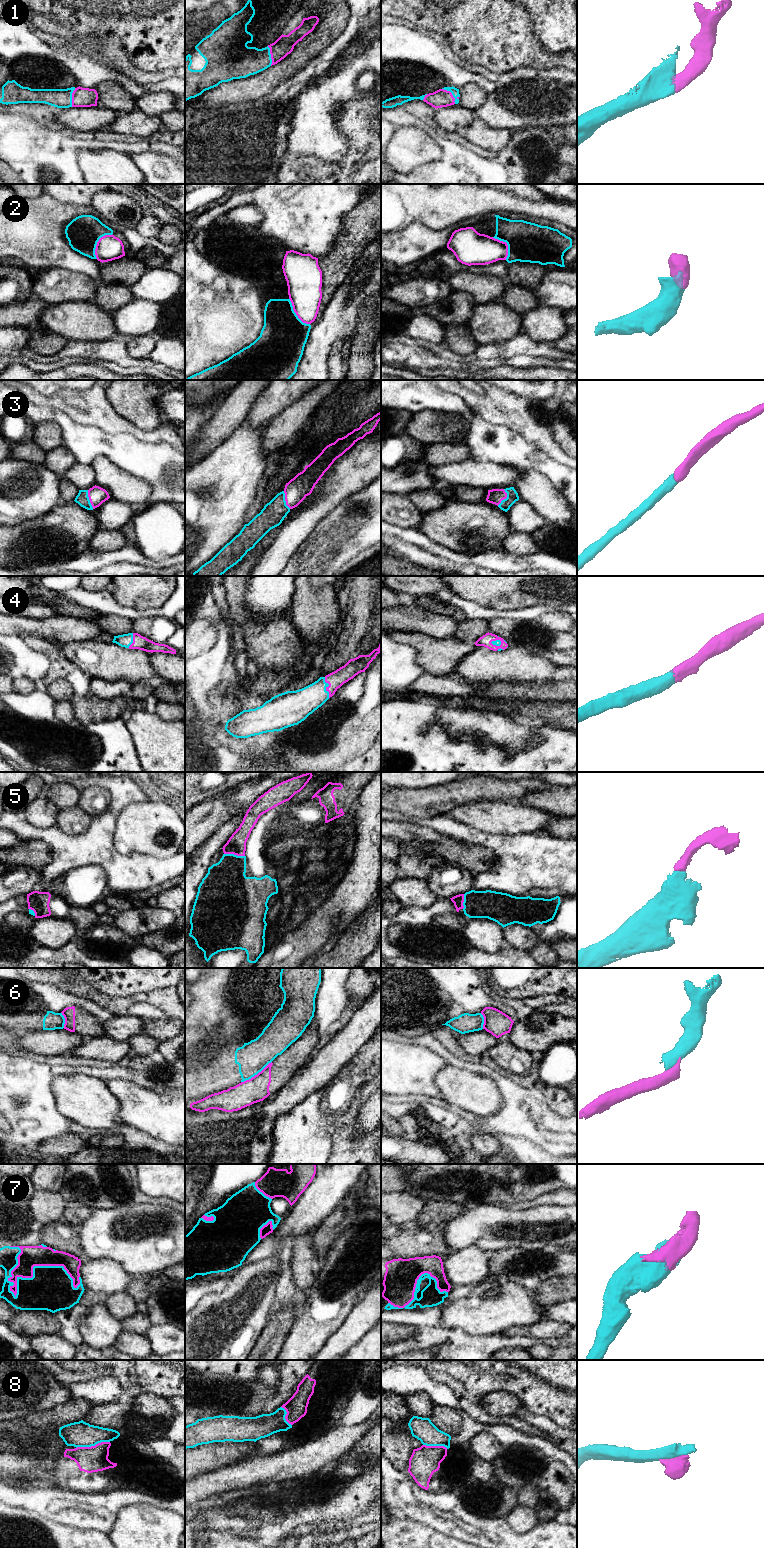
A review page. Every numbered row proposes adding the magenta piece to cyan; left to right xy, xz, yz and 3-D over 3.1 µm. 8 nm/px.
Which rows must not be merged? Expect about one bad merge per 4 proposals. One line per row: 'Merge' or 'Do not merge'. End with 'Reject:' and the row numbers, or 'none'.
1: Merge
2: Merge
3: Merge
4: Merge
5: Merge
6: Do not merge
7: Merge
8: Do not merge
Reject: 6, 8

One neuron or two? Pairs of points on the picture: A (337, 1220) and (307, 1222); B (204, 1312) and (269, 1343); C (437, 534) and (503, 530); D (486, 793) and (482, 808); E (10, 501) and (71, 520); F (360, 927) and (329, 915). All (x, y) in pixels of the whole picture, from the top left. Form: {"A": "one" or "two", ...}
{"A": "two", "B": "two", "C": "one", "D": "two", "E": "two", "F": "two"}

